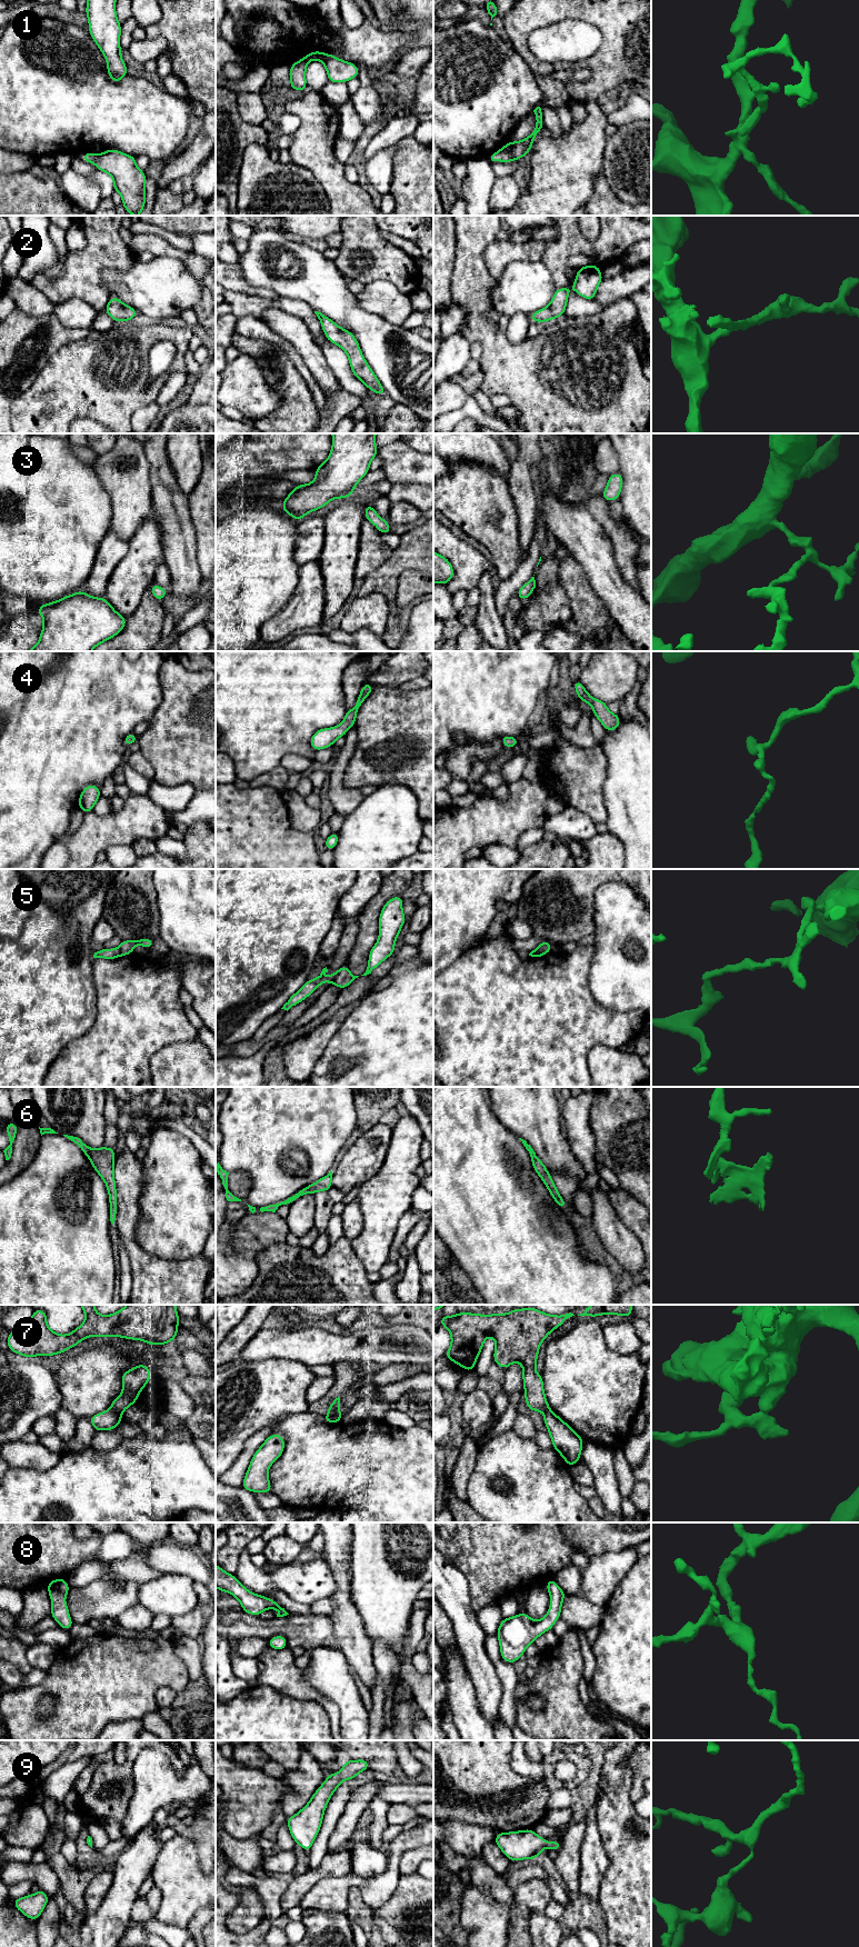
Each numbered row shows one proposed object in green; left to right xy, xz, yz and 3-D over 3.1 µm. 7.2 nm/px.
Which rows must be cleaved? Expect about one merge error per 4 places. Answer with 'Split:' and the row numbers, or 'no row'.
Split: 5, 7

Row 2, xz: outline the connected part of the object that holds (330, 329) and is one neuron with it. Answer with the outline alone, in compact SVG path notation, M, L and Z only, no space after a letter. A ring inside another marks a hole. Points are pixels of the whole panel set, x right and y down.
M314 311L314 313L321 322L326 338L343 349L347 353L354 377L362 381L369 390L372 390L379 396L386 396L386 390L367 363L356 337L349 330L339 327L321 312Z

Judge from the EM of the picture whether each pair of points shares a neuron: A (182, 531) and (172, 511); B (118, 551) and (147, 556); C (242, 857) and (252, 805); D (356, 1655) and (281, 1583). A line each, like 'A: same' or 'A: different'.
A: same
B: different
C: same
D: different

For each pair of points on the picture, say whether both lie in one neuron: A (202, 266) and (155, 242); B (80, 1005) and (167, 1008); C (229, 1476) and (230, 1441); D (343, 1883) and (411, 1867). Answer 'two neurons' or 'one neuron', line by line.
A: one neuron
B: two neurons
C: two neurons
D: two neurons

